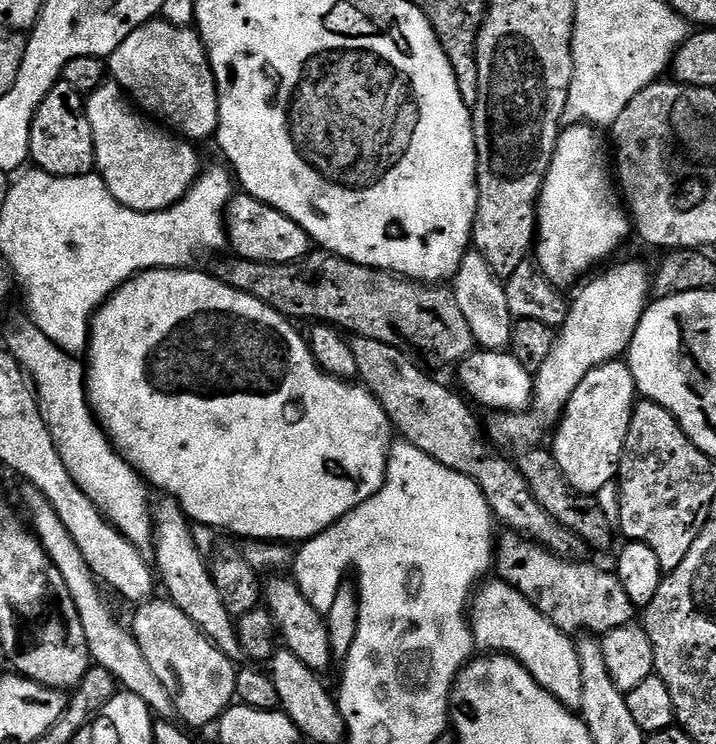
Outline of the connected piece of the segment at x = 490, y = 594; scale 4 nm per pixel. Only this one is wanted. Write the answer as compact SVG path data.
M499 578L481 583L470 601L470 627L473 645L481 653L512 656L558 702L573 710L582 706L582 666L578 666L577 641L569 633L560 632L514 586Z

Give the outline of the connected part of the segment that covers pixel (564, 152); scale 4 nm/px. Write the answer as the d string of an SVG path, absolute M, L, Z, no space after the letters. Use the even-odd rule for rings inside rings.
M573 124L561 131L556 139L552 164L544 176L540 203L536 205L538 239L534 244L534 259L546 274L546 278L561 286L569 286L568 284L574 283L583 272L588 272L595 264L602 263L627 238L628 232L630 236L630 216L622 203L622 196L610 167L610 152L606 147L605 137L603 140L599 135L603 136L591 124Z

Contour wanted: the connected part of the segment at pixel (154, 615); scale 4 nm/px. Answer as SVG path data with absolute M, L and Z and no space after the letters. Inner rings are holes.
M152 598L135 609L136 617L130 623L131 634L157 680L169 691L177 717L192 728L215 725L228 711L236 695L237 665L222 654L222 650L215 648L206 634L202 634L202 630L198 630L198 626L194 626L194 622L190 622L190 618L186 618L171 600L158 599Z

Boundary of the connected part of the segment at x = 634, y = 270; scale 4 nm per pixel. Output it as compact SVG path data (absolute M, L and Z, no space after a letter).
M620 264L609 272L601 274L597 280L592 280L580 293L576 300L571 301L566 322L556 333L556 341L547 356L546 362L542 362L540 369L534 373L534 395L530 401L532 413L528 410L501 411L492 420L492 436L496 440L510 440L520 446L536 446L541 443L544 436L544 424L555 425L564 415L564 408L570 402L574 390L578 390L578 382L590 374L598 366L602 366L608 360L623 357L632 345L634 334L638 330L638 322L642 318L645 308L650 303L650 272L647 272L640 264Z

